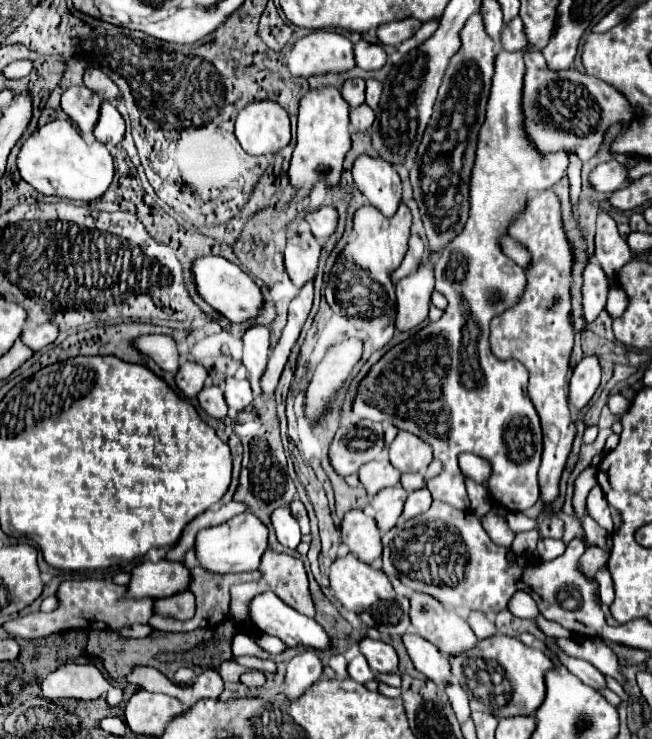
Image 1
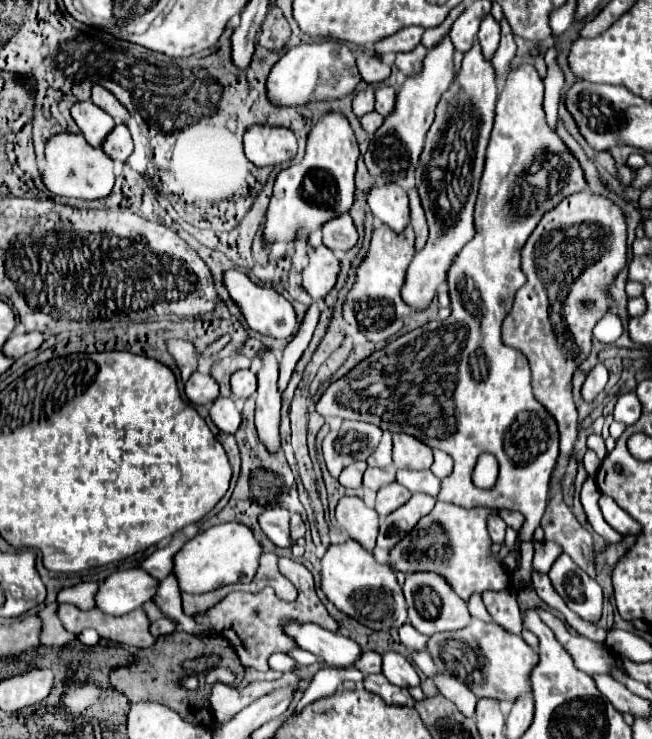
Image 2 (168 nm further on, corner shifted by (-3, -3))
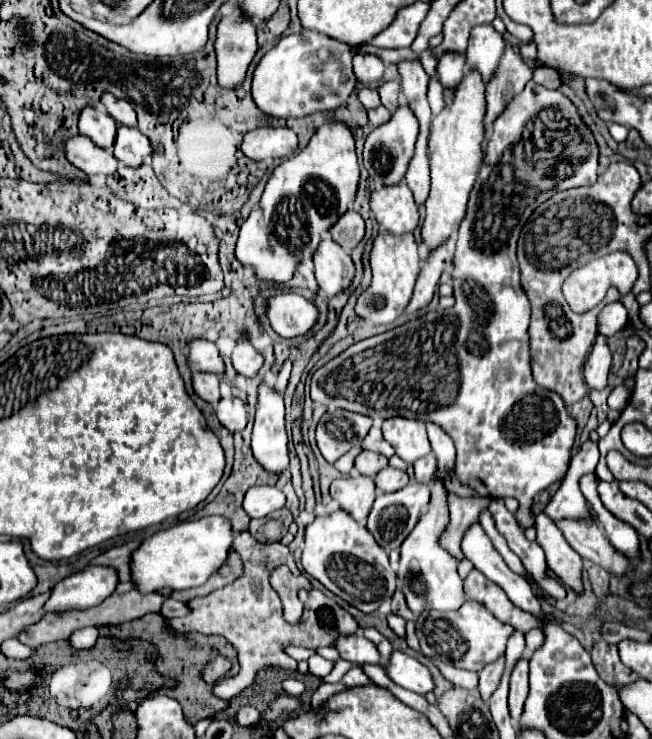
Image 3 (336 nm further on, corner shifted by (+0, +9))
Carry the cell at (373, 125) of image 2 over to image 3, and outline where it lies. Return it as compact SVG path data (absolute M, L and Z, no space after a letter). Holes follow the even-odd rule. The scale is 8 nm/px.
M379 106L379 108L369 110L369 122L371 122L373 128L379 126L379 124L383 124L383 122L387 122L389 118L391 118L391 112L385 106Z

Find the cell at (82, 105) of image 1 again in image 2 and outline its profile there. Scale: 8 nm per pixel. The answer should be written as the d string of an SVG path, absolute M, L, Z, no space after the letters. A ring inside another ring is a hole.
M78 102L72 108L72 118L78 124L80 132L84 134L84 138L94 146L100 148L106 140L106 136L112 132L112 128L116 126L114 118L106 112L102 112L102 108L94 106L92 102Z

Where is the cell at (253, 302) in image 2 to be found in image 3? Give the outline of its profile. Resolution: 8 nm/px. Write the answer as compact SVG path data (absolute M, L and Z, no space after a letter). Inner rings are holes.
M281 292L267 300L265 314L271 322L271 328L283 336L303 336L317 320L317 308L295 292Z

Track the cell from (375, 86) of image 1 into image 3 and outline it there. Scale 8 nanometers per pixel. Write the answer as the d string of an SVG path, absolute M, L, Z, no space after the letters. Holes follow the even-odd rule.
M391 80L391 82L379 84L377 92L381 96L381 104L387 106L391 112L395 112L395 108L399 106L399 92L401 92L399 80Z

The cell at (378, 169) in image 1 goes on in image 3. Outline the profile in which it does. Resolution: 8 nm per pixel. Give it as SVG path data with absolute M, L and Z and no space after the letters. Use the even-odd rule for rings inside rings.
M407 184L383 186L371 192L371 212L379 226L391 234L413 232L419 222L413 192Z

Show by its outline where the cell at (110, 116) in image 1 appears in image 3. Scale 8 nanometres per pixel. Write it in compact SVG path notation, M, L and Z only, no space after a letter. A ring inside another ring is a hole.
M119 124L113 152L115 152L115 158L121 160L123 164L137 168L143 162L143 156L151 154L151 144L147 136L143 136L137 128Z

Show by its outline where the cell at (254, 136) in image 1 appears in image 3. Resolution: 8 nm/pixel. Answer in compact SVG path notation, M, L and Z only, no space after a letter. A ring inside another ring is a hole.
M263 126L245 134L241 150L251 160L277 160L293 154L297 148L297 134L291 128Z

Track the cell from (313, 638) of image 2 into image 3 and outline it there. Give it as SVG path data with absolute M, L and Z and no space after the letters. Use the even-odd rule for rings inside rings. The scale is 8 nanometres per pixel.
M355 632L351 636L337 636L333 646L343 660L355 664L379 664L379 652L375 644L371 644L361 632Z

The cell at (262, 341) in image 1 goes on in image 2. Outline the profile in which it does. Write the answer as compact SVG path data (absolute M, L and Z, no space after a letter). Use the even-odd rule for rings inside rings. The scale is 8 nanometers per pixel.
M260 352L262 370L258 370L256 392L256 430L268 452L280 450L280 392L278 392L278 360L272 352Z

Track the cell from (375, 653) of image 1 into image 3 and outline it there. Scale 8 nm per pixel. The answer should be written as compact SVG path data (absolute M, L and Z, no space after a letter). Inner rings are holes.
M393 650L385 670L387 670L387 676L401 688L407 688L419 694L427 694L433 690L433 680L427 666L423 666L419 660L415 660L413 656L401 650Z

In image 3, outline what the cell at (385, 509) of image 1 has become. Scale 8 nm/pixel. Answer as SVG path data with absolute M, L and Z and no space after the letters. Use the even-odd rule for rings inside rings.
M391 466L383 468L377 476L375 476L375 486L377 492L397 492L399 488L409 484L409 476L401 470L395 470Z

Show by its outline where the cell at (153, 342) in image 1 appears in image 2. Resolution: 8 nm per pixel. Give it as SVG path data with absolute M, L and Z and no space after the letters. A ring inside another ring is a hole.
M170 340L168 352L174 356L174 360L182 372L182 380L186 382L192 376L192 372L196 372L196 368L198 368L196 348L186 340Z

